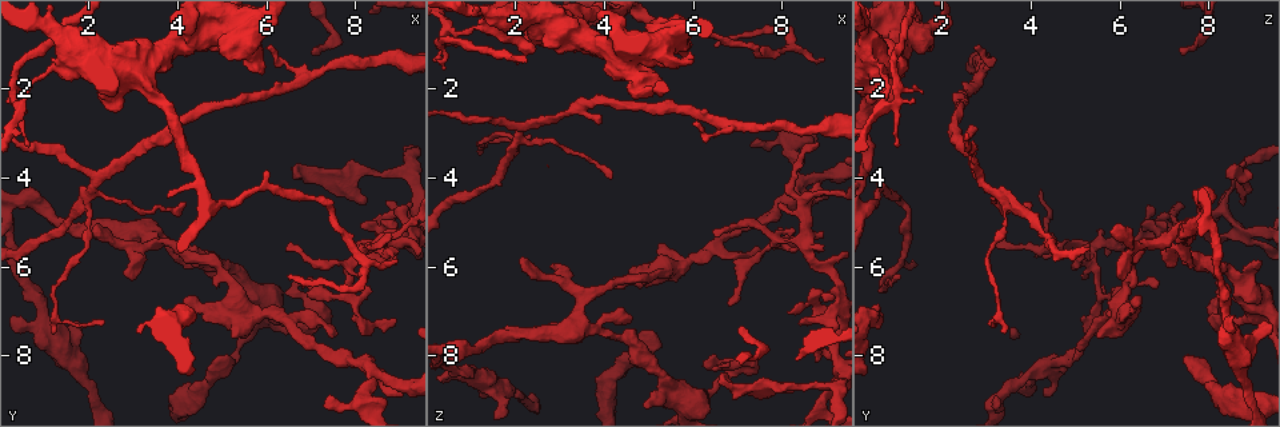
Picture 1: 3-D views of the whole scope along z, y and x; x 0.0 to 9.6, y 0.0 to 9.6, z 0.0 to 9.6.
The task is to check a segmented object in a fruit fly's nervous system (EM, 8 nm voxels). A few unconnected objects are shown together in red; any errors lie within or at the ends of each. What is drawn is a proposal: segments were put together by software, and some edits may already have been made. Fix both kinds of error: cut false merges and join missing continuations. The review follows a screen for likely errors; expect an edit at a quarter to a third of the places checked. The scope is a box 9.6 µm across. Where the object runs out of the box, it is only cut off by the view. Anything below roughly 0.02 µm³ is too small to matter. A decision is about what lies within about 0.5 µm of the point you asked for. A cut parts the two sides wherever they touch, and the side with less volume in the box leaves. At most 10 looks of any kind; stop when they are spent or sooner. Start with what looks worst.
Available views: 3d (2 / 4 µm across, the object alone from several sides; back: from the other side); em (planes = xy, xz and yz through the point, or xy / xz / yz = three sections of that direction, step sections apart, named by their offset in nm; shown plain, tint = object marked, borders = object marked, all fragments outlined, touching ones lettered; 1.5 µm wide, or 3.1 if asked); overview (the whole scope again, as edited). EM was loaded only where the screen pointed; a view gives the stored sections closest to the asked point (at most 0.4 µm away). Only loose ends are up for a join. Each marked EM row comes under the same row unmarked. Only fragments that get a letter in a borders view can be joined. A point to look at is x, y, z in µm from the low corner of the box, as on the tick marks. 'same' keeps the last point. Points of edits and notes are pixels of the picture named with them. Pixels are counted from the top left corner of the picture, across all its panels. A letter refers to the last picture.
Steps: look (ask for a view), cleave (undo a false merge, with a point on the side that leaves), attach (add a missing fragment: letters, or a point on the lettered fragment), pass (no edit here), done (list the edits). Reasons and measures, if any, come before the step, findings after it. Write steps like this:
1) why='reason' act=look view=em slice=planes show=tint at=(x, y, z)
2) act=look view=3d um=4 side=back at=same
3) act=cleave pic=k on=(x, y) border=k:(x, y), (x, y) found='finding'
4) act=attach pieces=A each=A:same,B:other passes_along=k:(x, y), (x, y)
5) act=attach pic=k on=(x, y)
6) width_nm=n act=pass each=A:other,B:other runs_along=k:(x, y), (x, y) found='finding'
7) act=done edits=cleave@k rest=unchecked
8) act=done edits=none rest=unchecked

act=look view=em slice=planes show=borders at=(6.45, 5.45, 5.25)

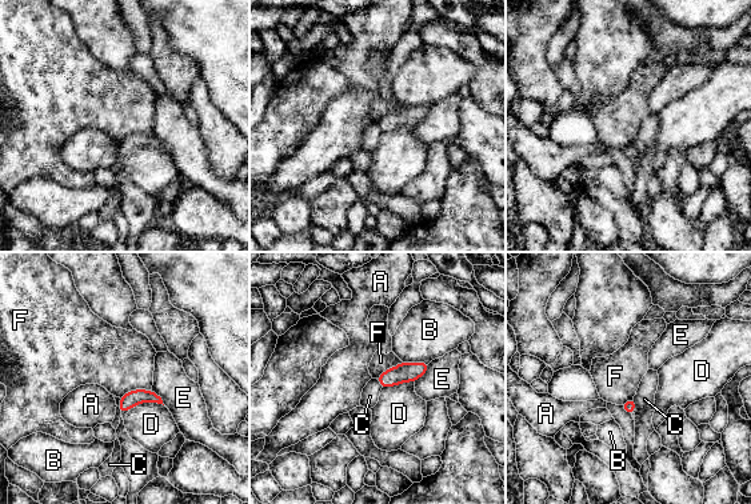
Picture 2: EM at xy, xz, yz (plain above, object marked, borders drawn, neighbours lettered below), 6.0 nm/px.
width_nm=70 act=pass each=A:other,B:other,C:other,D:other,E:other,F:other border=2:(151, 390), (131, 390), (120, 399) found='none of them fits'

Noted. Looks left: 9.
act=look view=em slice=xz step=4 show=tint at=(2.25, 3.95, 2.90)

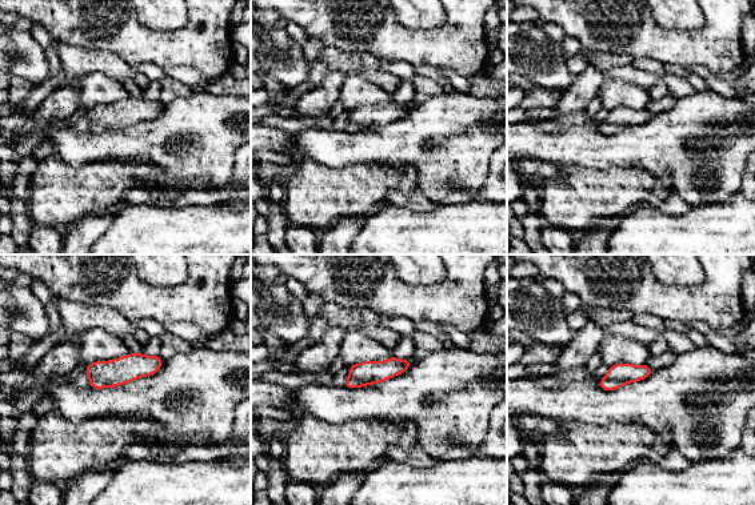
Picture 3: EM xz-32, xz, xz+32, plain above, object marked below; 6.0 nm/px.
why='cut it another way' act=look view=em slice=planes show=tint at=same

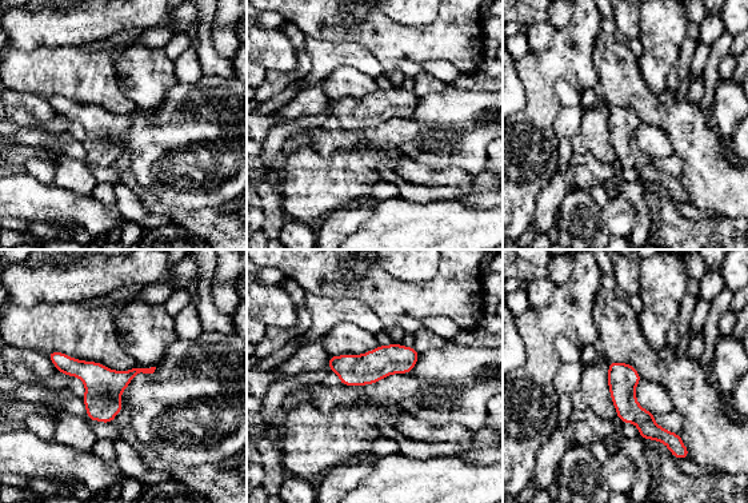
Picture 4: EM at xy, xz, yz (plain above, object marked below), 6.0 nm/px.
why='what lies round it' act=look view=em slice=planes show=borders at=same

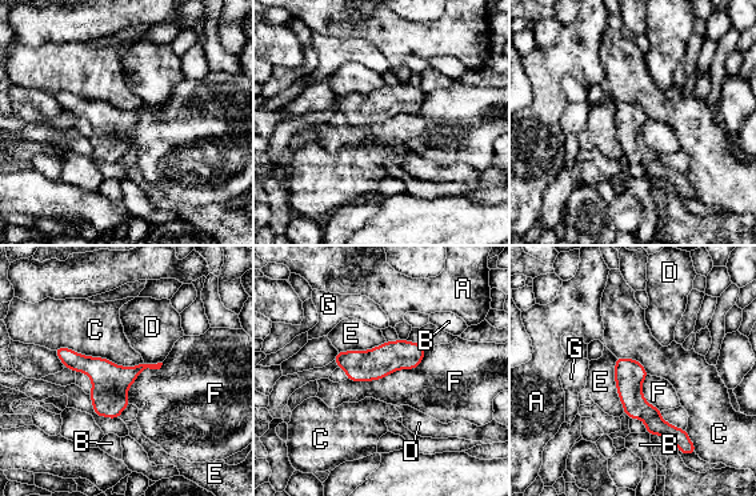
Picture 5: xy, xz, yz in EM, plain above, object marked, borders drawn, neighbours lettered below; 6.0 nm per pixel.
longest_contact=C:550nm act=pass each=A:other,B:other,C:other,D:other,E:other,F:other,G:other border=5:(427, 350), (412, 368), (347, 379) found='all the same cell'

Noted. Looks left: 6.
act=look view=em slice=yz step=4 show=borders at=(2.10, 5.10, 5.95)

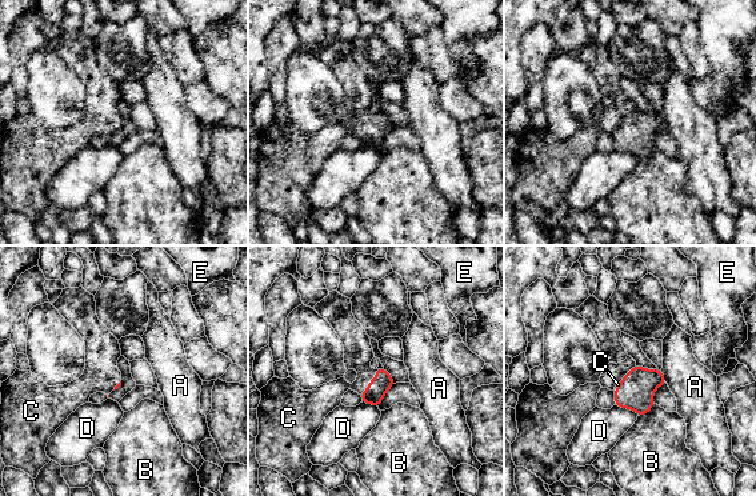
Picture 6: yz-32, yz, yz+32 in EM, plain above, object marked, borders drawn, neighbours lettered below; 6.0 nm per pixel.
why='cut it another way' act=look view=em slice=xy step=8 show=borders at=same

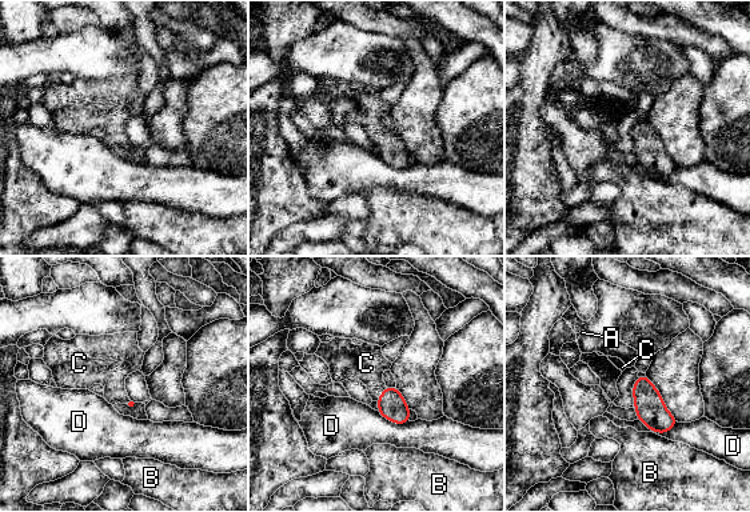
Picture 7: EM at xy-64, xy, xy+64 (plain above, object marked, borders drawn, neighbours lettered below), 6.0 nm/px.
act=attach pieces=C each=A:other,B:other,C:same,D:other passes_along=7:(393, 406), (382, 394), (366, 363) found='it goes on there'

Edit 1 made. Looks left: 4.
why='tapers out' act=look view=em slice=planes show=borders at=(2.30, 7.20, 3.05)

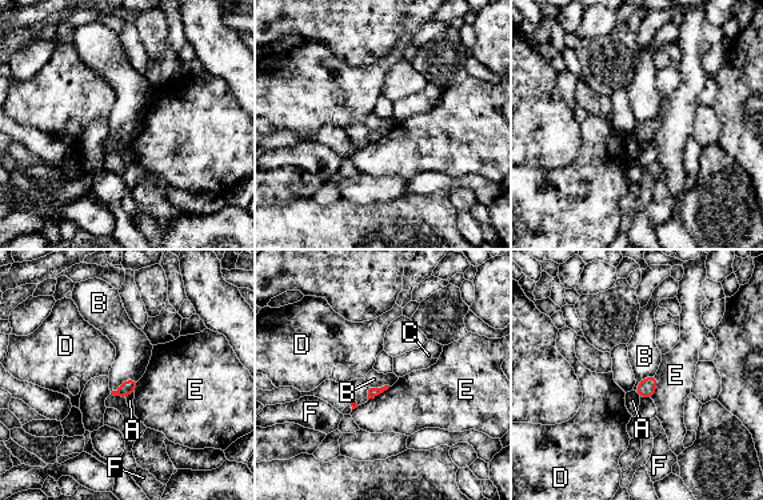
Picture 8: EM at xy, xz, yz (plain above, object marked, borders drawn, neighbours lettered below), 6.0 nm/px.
act=pass each=A:other,B:other,C:other,D:other,E:other,F:other border=8:(136, 380), (124, 380), (111, 392) found='no lettered fragment goes on from it'

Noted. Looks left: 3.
act=done edits=attach@7 rest=unchecked

